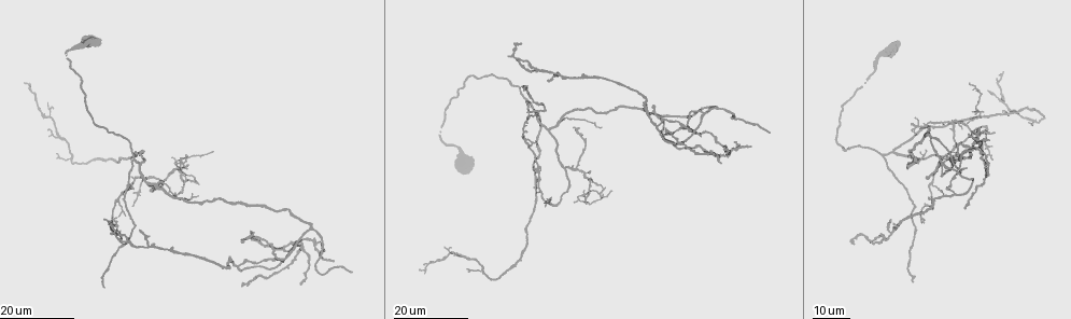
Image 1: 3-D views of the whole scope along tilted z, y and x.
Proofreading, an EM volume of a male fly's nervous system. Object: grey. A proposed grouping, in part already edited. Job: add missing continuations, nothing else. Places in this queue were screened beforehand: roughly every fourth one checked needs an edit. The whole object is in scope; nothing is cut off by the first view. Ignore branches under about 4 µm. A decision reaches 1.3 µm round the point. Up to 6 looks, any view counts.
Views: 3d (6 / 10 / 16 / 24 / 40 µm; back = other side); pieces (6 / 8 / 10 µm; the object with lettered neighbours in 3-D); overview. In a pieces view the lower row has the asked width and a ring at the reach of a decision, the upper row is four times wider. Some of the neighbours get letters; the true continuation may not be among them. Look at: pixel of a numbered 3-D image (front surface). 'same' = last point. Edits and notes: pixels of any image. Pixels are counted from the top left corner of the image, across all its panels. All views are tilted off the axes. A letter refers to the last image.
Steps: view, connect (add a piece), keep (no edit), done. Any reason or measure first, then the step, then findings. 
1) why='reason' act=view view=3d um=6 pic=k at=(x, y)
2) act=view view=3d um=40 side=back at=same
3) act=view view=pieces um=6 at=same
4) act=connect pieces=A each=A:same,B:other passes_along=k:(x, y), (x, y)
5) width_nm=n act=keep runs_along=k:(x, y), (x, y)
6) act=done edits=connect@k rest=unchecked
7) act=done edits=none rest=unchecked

why='an open end' act=view view=3d um=24 pic=1 at=(770, 133)

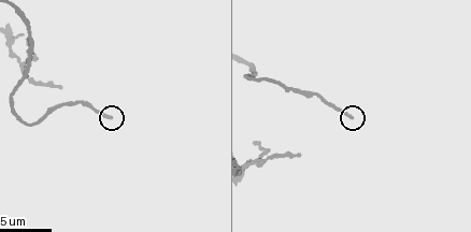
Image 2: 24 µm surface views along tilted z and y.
why='see the neighbours' act=view view=pieces um=10 pic=2 at=(112, 118)

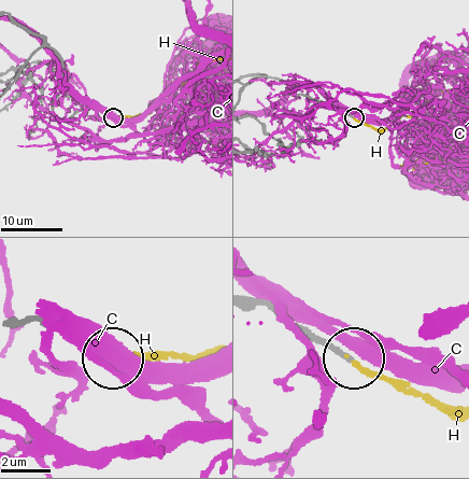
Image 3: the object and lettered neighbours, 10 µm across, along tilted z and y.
width_nm=220 act=connect pieces=H each=C:other,H:same found='it goes on there'

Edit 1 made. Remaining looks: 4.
act=view view=overview

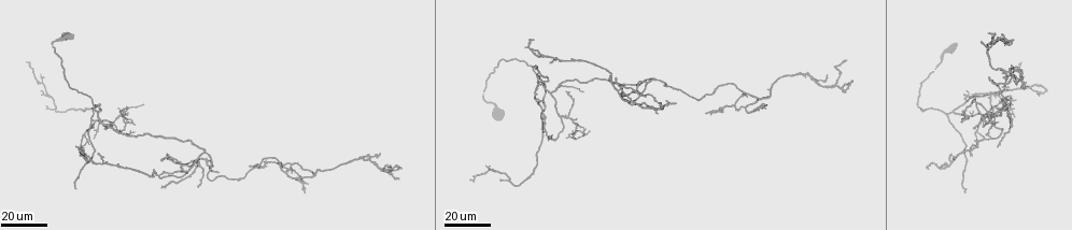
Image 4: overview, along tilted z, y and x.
why='free end' act=view view=3d um=24 pic=4 at=(1014, 99)

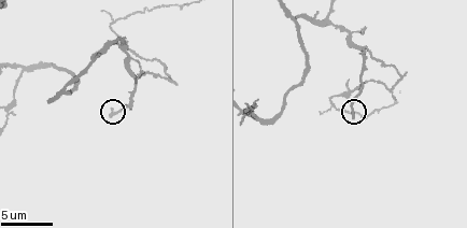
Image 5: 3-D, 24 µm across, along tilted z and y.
act=view view=pieces um=10 pic=5 at=(354, 117)

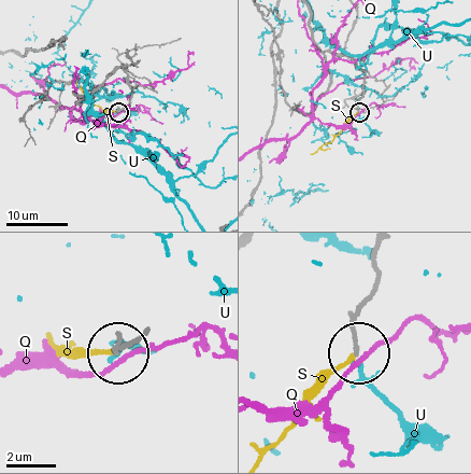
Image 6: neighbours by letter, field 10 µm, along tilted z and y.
act=connect pieces=S each=Q:other,S:same,U:other passes_along=6:(373, 294), (352, 331), (356, 356), (330, 375), (267, 455) found='the neuron continues'

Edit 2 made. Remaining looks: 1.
act=done edits=connect@3,connect@6 rest=unchecked

